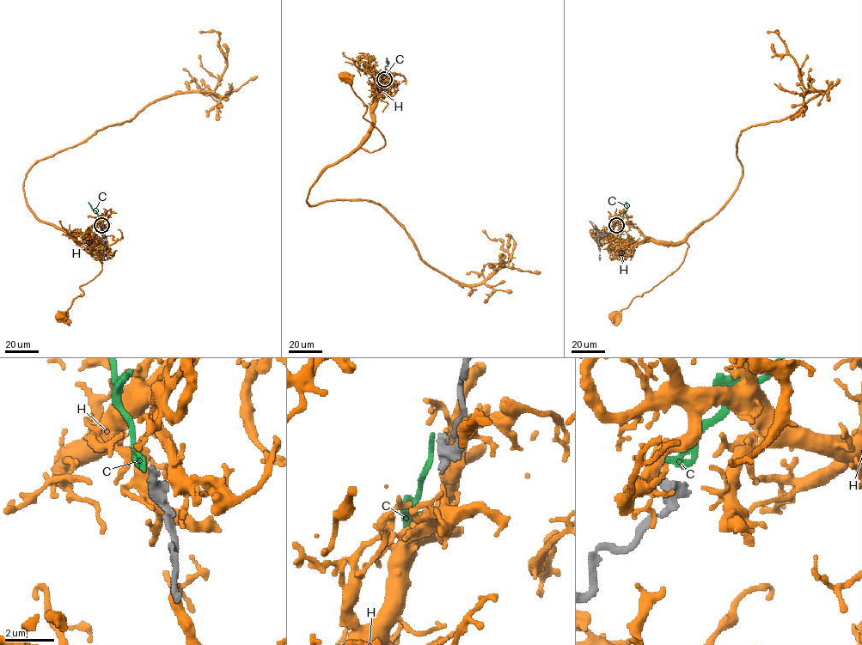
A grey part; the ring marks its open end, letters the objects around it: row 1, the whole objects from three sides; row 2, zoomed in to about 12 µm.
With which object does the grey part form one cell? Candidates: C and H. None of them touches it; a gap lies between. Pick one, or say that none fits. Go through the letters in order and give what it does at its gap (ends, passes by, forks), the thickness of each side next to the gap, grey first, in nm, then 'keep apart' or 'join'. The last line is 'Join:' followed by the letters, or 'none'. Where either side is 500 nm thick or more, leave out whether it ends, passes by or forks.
C: it passes by; calibres 340 and 190 nm; keep apart
H: it passes by; calibres 340 and 140 nm; keep apart
Join: none

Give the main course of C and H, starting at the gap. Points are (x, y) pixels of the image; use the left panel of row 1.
C: (100, 224), (99, 215), (88, 202)
H: (101, 225), (89, 228), (88, 241), (77, 240), (94, 251), (101, 270), (80, 287), (83, 294), (61, 317)

